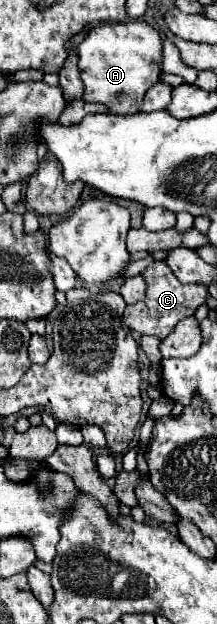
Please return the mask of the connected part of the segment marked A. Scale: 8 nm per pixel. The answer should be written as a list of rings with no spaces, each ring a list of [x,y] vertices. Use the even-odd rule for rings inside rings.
[[[143,20],[93,26],[77,46],[79,72],[85,86],[83,100],[109,106],[113,114],[135,114],[145,92],[161,74],[161,34]]]

